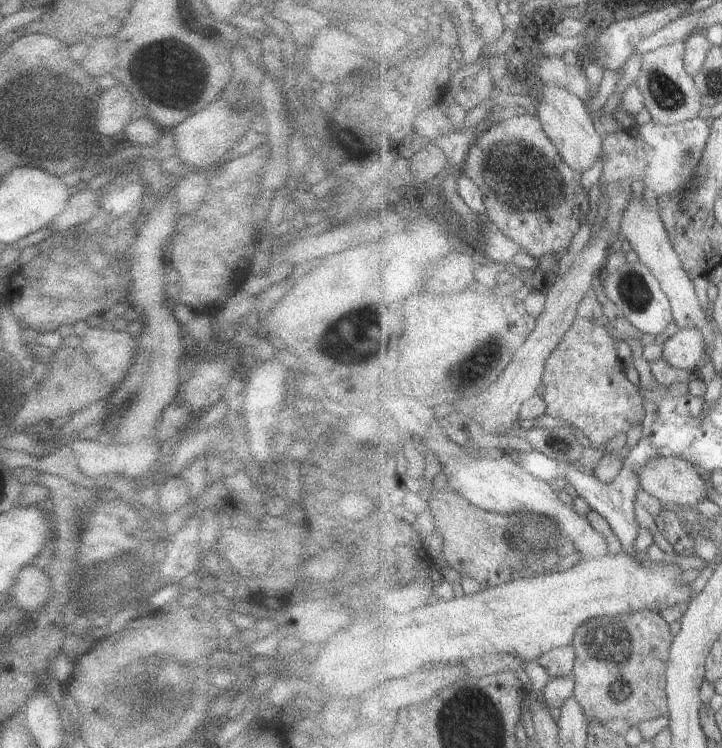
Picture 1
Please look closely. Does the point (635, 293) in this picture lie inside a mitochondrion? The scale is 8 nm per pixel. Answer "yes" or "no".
yes

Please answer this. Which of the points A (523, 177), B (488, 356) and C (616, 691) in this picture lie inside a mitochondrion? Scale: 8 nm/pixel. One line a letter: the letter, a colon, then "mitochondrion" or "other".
A: mitochondrion
B: mitochondrion
C: mitochondrion

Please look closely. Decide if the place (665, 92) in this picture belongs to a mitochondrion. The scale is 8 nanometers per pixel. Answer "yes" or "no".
yes

